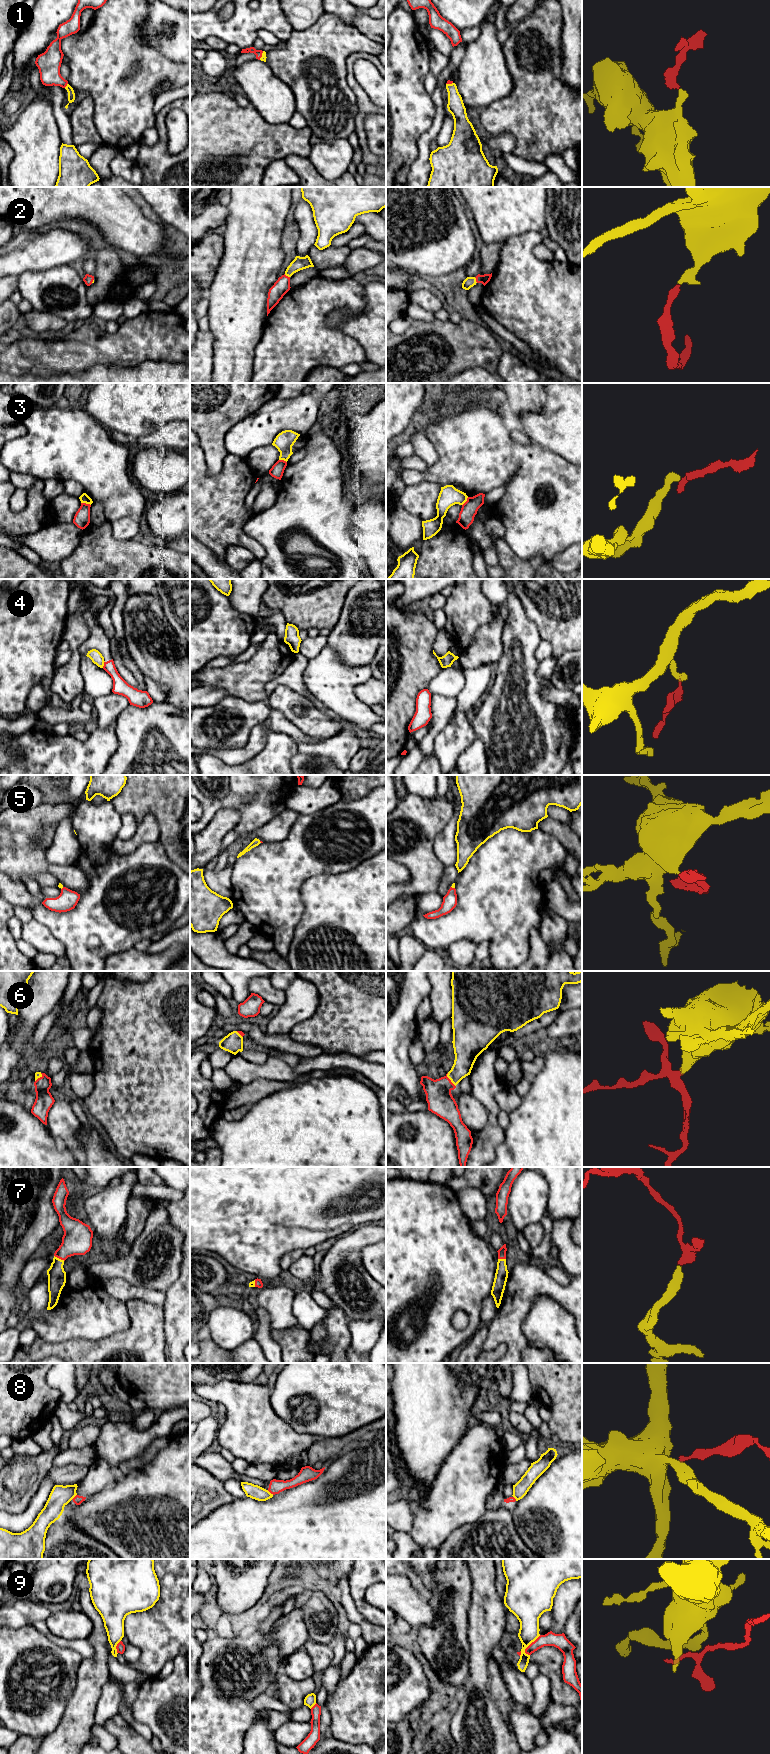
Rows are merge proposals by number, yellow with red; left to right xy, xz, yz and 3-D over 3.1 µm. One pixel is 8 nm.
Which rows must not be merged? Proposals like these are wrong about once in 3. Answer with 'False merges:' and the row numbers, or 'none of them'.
False merges: 3, 4, 8, 9

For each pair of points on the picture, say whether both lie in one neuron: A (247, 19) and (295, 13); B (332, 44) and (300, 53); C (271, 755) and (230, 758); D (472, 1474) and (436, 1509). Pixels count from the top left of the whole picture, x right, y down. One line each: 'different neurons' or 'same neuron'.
A: different neurons
B: same neuron
C: different neurons
D: same neuron

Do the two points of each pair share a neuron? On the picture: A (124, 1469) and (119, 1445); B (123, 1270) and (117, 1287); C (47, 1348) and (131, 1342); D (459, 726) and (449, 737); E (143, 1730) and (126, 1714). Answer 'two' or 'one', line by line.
A: two
B: two
C: one
D: one
E: one

